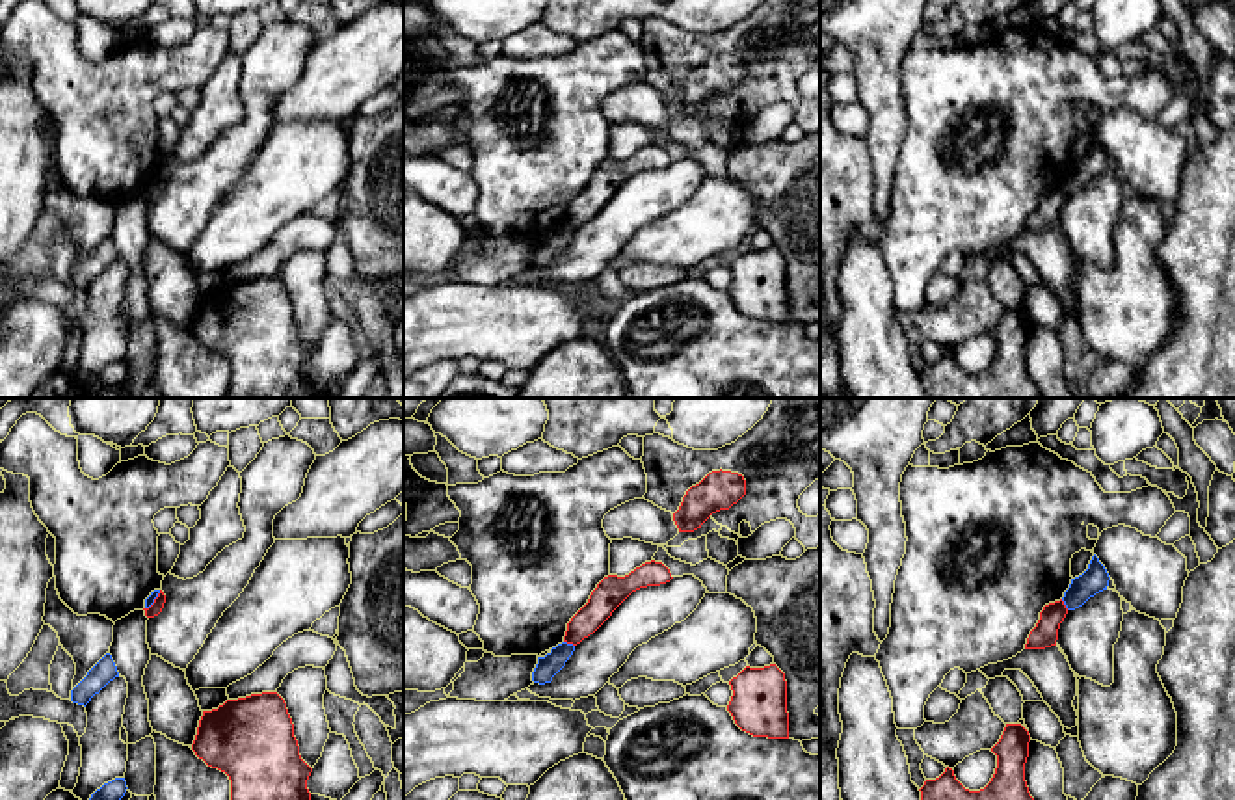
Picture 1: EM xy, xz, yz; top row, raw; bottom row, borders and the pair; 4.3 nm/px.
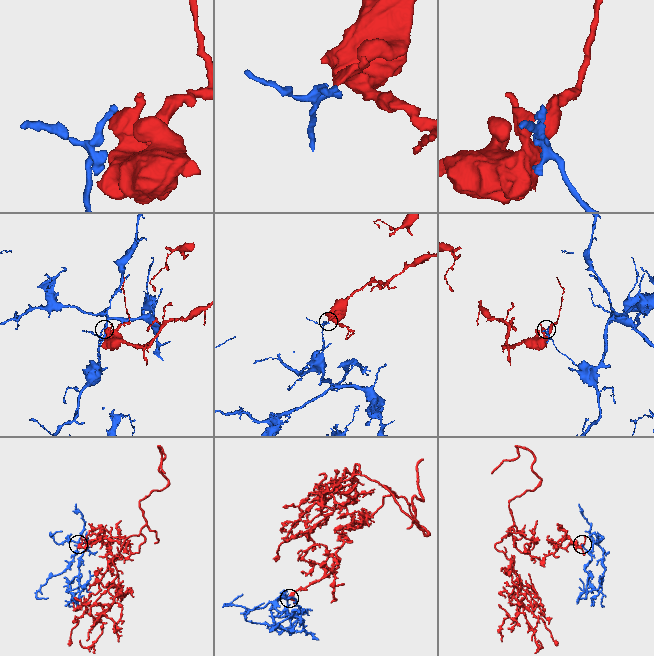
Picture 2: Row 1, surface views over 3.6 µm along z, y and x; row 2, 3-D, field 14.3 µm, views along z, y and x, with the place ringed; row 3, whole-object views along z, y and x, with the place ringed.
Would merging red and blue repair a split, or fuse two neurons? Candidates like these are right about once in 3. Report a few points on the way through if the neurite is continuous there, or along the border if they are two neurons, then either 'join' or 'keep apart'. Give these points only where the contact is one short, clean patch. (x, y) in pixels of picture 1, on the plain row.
border xz (564, 224), (573, 229); keep apart

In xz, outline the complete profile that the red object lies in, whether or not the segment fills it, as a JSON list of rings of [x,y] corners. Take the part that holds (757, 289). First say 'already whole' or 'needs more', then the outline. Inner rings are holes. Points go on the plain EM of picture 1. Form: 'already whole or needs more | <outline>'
already whole | [[[746,249],[729,264],[733,279],[727,288],[735,307],[753,318],[789,322],[787,264],[776,249]]]

